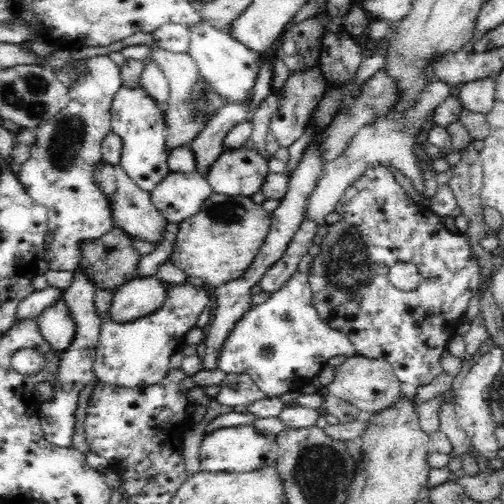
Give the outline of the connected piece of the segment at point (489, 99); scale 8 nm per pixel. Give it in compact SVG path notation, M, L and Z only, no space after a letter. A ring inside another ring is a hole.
M484 77L464 83L458 95L464 109L487 115L494 106L496 81L492 77Z

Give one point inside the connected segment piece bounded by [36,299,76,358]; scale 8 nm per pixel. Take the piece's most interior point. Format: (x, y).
(56, 324)

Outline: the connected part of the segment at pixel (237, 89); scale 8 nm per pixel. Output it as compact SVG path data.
M202 20L200 24L192 26L190 29L189 55L196 61L199 73L214 92L217 92L225 101L234 104L246 106L250 96L252 96L252 88L256 84L258 78L258 70L260 70L260 62L262 56L238 42L229 31L222 31L214 28L207 20Z

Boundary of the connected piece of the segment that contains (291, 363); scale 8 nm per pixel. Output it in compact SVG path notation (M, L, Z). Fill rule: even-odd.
M306 254L297 272L269 298L252 306L224 341L217 356L217 366L227 374L247 374L266 396L282 396L288 391L300 389L316 382L322 367L333 356L352 357L356 355L348 336L338 332L320 319L314 308L312 287L308 283L313 257Z

